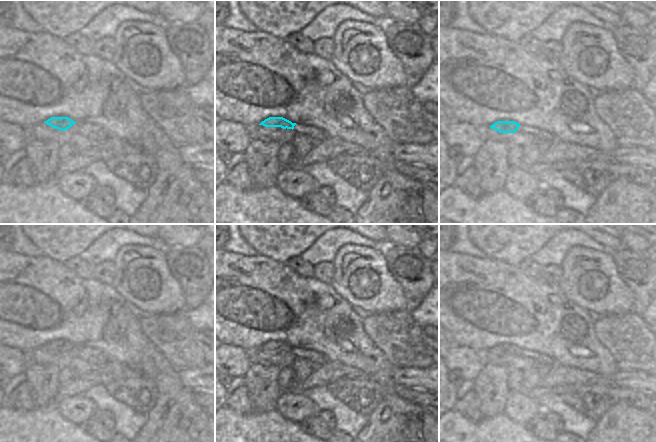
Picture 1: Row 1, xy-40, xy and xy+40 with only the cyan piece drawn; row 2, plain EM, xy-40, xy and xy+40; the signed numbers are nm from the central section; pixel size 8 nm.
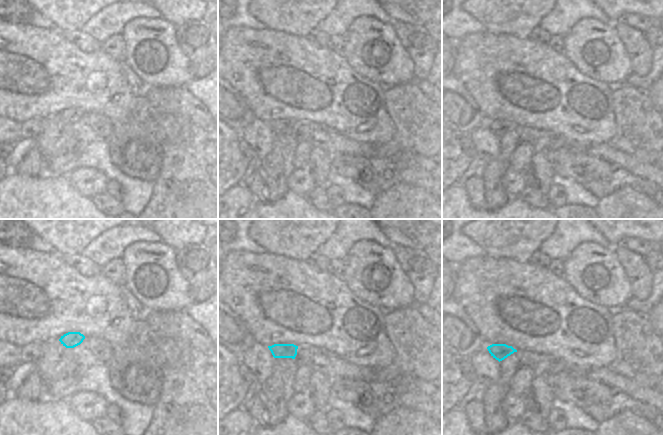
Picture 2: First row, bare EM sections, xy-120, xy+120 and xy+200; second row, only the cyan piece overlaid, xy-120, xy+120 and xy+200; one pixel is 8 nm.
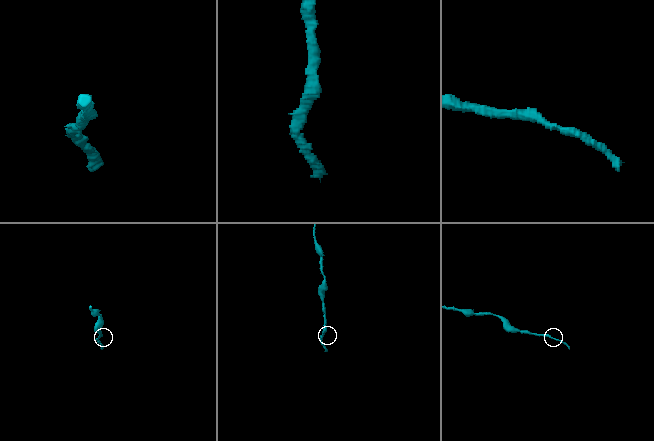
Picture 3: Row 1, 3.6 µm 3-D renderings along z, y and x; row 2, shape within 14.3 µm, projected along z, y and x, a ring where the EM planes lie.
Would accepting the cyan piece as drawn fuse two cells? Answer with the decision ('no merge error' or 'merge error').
no merge error

